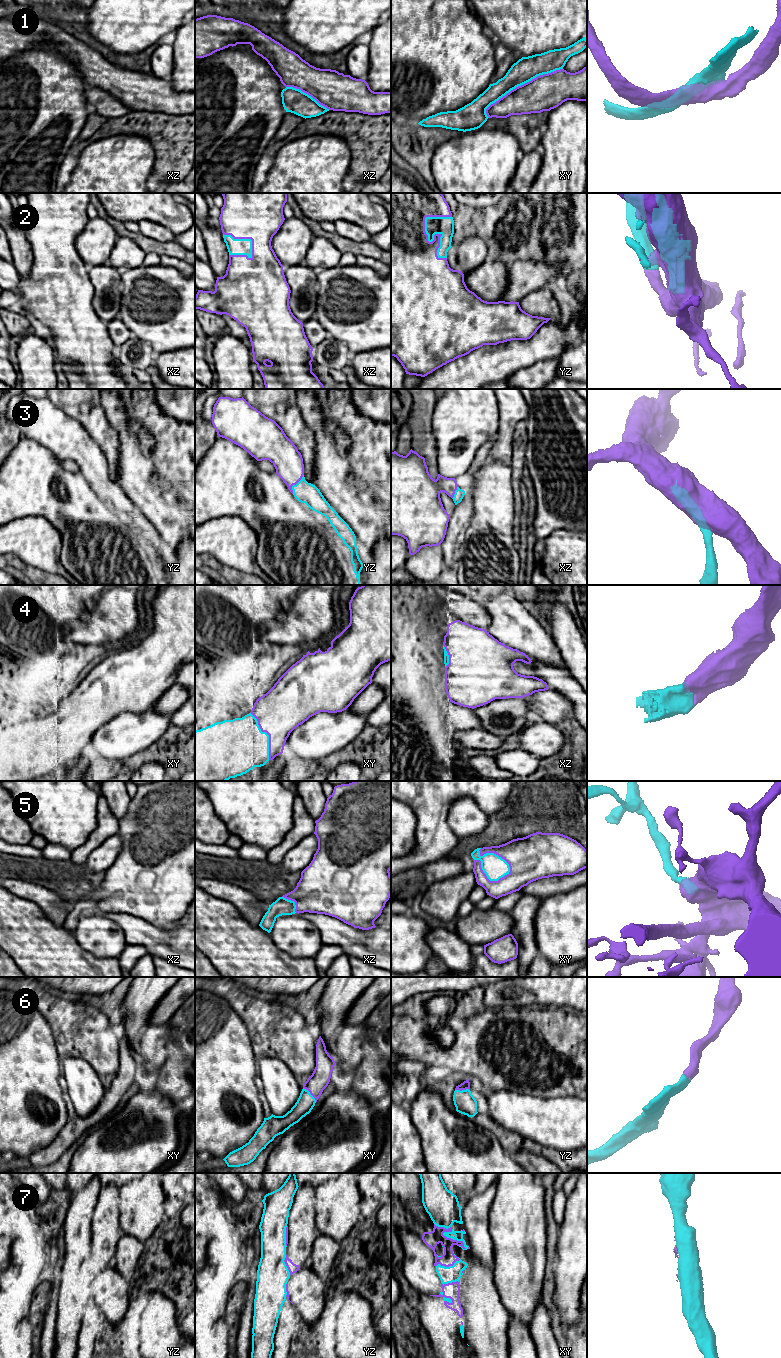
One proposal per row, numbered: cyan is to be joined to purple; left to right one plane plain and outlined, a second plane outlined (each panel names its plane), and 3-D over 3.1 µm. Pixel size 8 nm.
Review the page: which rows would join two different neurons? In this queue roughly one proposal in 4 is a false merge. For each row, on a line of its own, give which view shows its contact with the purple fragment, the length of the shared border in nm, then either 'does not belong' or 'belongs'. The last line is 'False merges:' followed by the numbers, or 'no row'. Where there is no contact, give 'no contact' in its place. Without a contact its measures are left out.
1: meets purple in xy; contact 700 nm long; belongs
2: meets purple in yz; contact 380 nm long; belongs
3: meets purple in yz; contact 180 nm long; belongs
4: meets purple in xy; contact 420 nm long; belongs
5: meets purple in xy; contact 320 nm long; belongs
6: meets purple in xy; contact 160 nm long; belongs
7: meets purple in xy; contact 240 nm long; does not belong
False merges: 7

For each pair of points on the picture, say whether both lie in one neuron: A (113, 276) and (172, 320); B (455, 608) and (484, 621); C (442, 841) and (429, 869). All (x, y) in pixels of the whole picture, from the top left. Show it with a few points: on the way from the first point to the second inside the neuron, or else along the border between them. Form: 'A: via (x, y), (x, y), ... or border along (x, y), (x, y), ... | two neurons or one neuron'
A: border along (122, 272), (121, 304), (119, 306) | two neurons
B: via (462, 608), (477, 615) | one neuron
C: border along (443, 857), (411, 869) | two neurons

